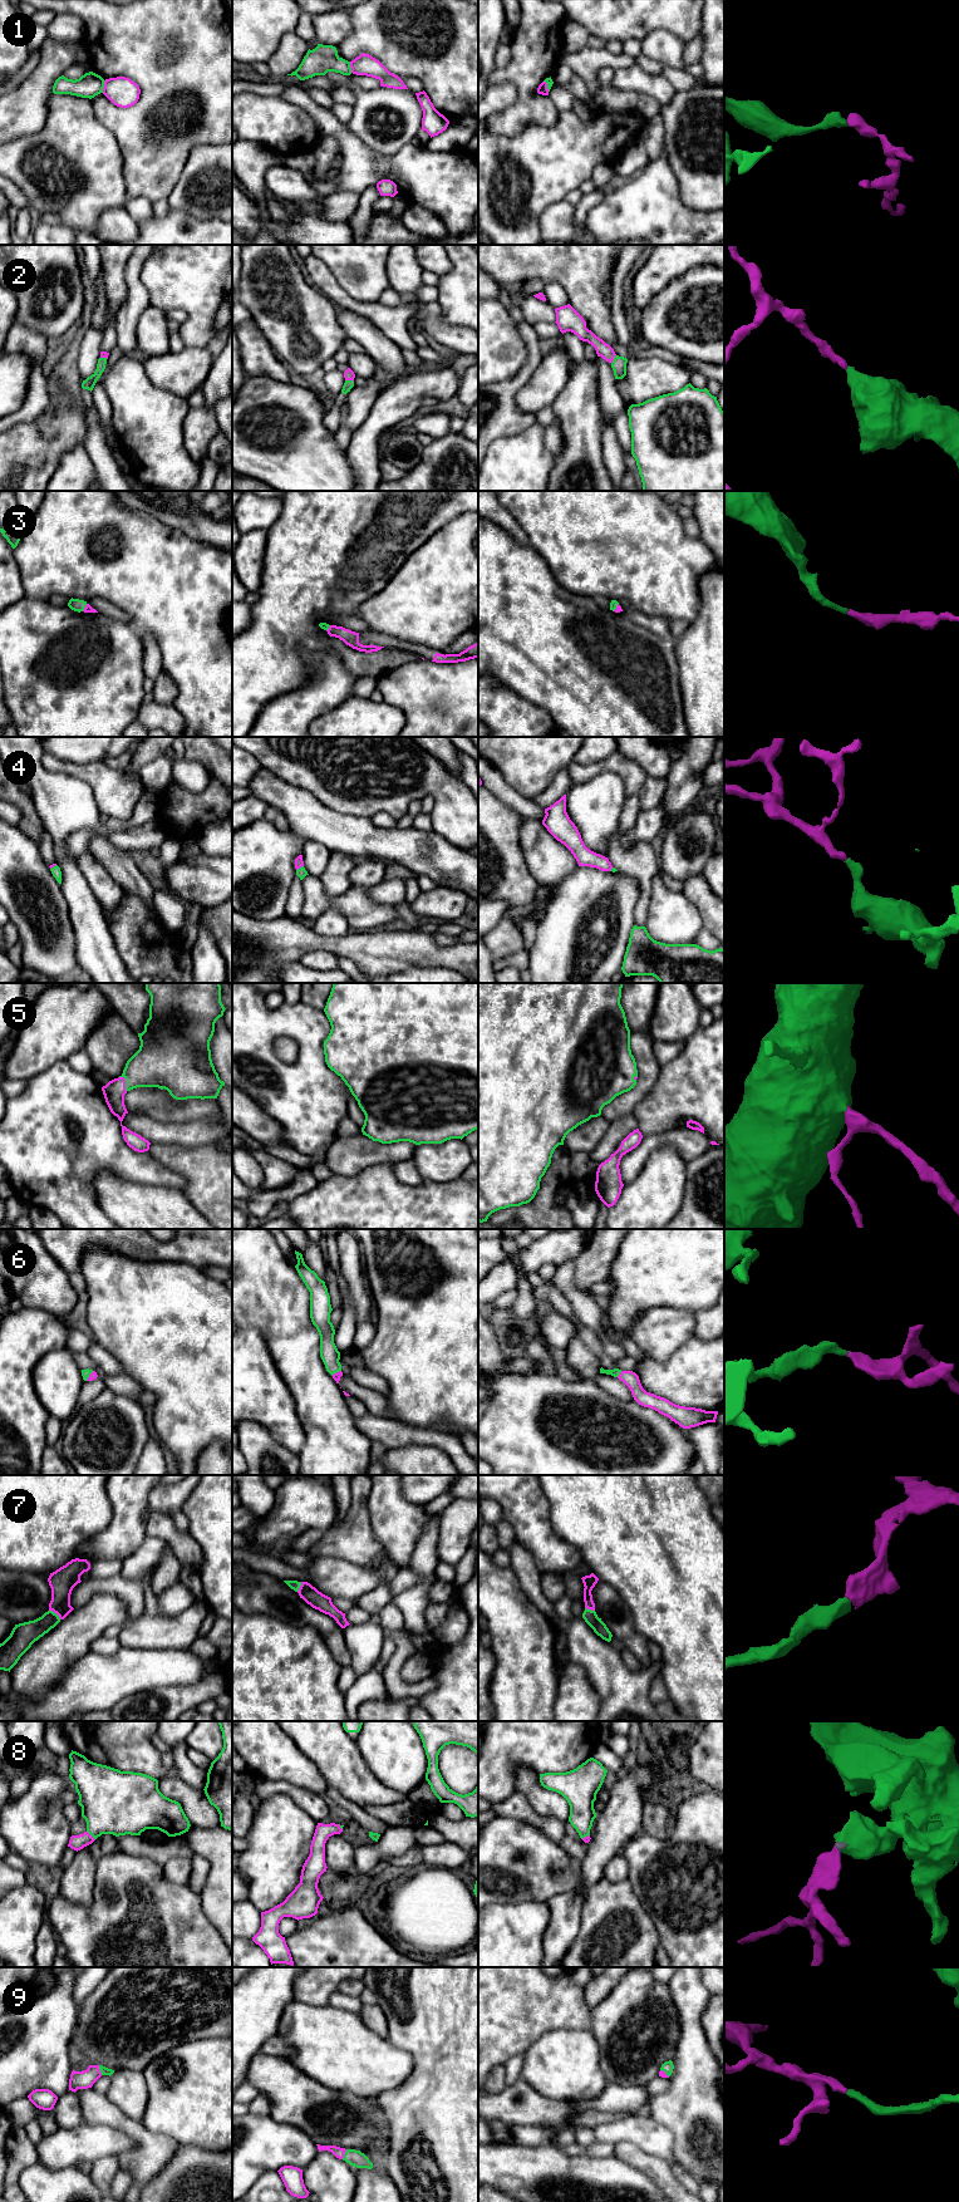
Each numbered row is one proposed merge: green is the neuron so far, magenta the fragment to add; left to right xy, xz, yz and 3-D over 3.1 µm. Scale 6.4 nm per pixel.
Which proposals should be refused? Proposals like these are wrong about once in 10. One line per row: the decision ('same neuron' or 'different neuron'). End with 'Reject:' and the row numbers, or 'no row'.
1: different neuron
2: same neuron
3: same neuron
4: same neuron
5: same neuron
6: same neuron
7: same neuron
8: same neuron
9: same neuron
Reject: 1

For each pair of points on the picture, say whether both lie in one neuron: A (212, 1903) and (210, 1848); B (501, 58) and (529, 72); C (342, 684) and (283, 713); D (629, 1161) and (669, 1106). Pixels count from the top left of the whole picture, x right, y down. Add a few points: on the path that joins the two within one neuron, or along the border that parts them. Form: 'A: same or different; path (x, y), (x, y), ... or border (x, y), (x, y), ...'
A: same; path (217, 1890), (217, 1862)
B: different; border (510, 45), (511, 60), (496, 69)
C: same; path (326, 689), (298, 708)
D: different; border (678, 1127), (643, 1136)

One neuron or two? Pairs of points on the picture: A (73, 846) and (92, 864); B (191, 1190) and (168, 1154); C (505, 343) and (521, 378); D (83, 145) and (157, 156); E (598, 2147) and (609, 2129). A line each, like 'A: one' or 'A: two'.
A: two
B: one
C: two
D: two
E: two

